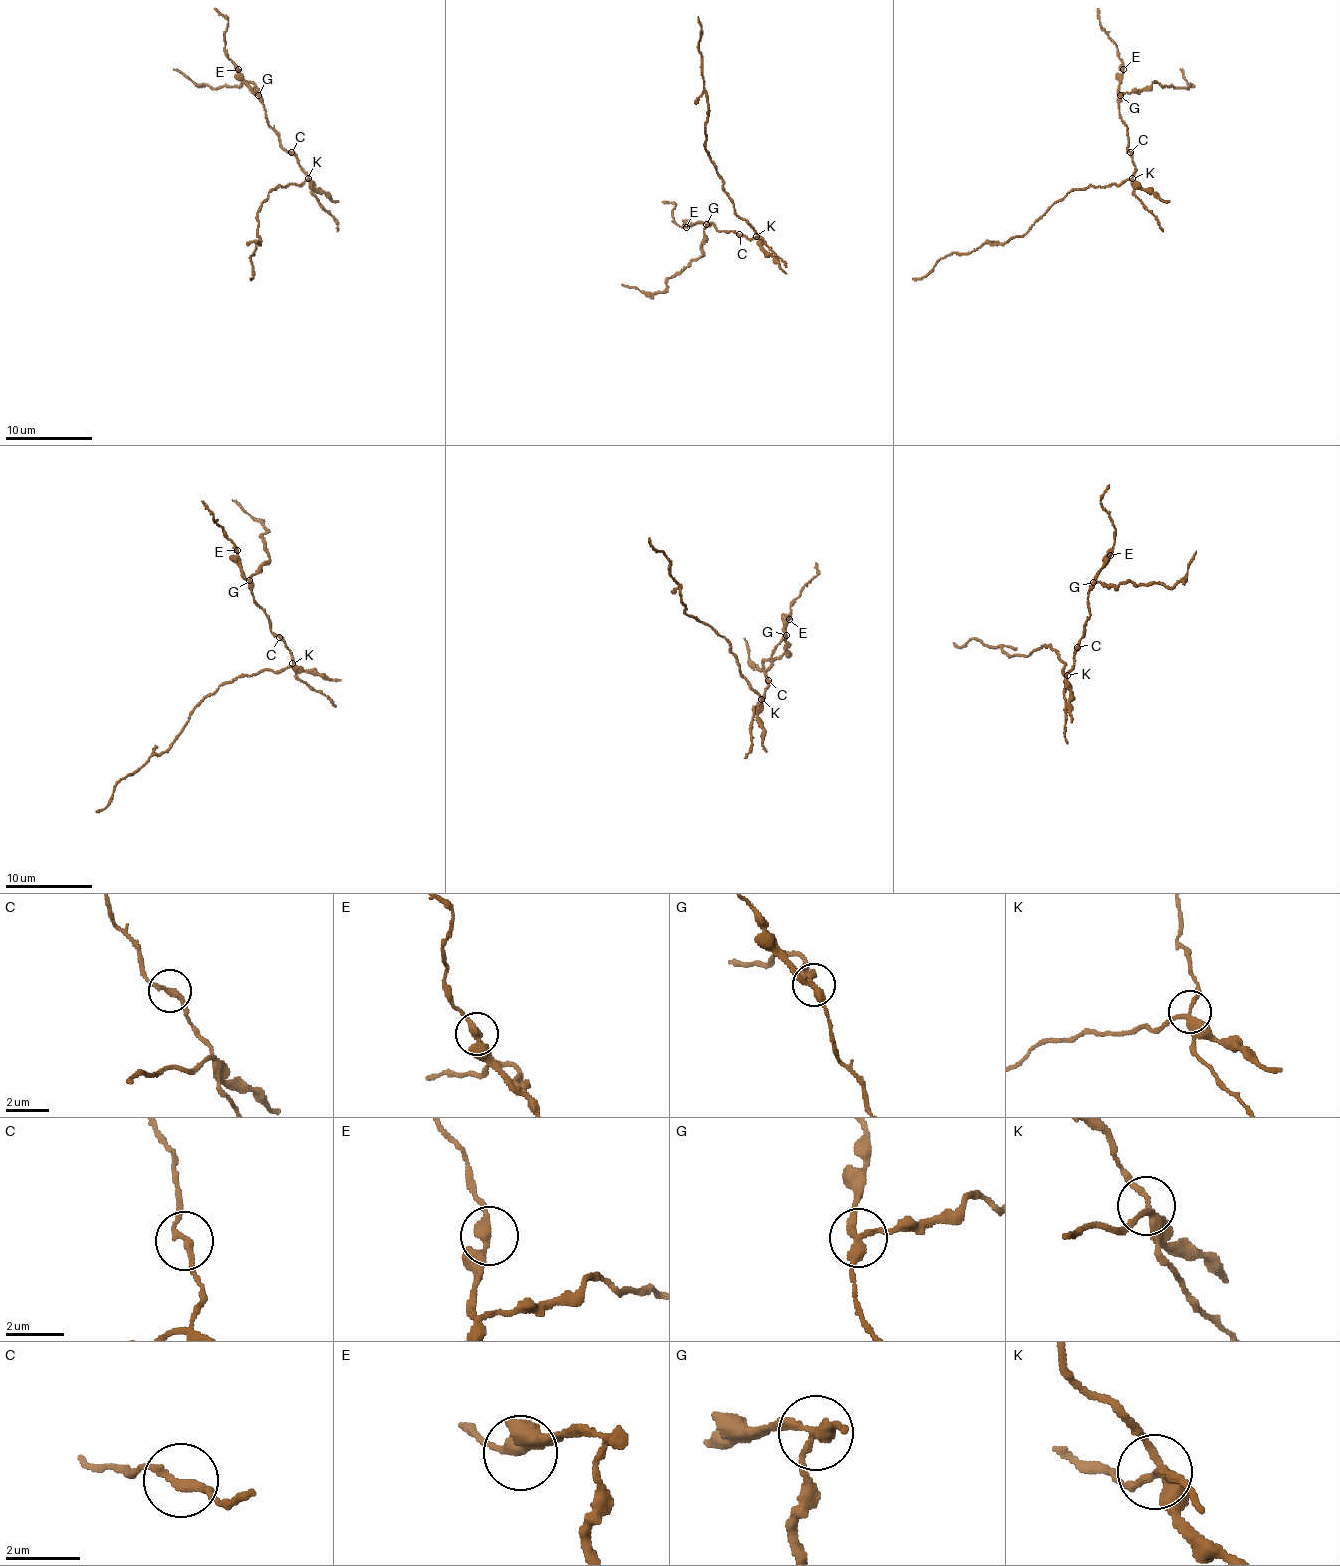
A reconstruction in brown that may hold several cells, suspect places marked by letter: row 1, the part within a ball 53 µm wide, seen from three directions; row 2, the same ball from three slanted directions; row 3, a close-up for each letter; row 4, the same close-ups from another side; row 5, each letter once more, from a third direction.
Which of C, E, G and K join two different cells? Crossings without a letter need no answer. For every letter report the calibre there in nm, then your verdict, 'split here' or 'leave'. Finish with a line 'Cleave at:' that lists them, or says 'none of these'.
C: 240 nm | leave
E: 320 nm | leave
G: 240 nm | split here
K: 240 nm | split here
Cleave at: G, K

